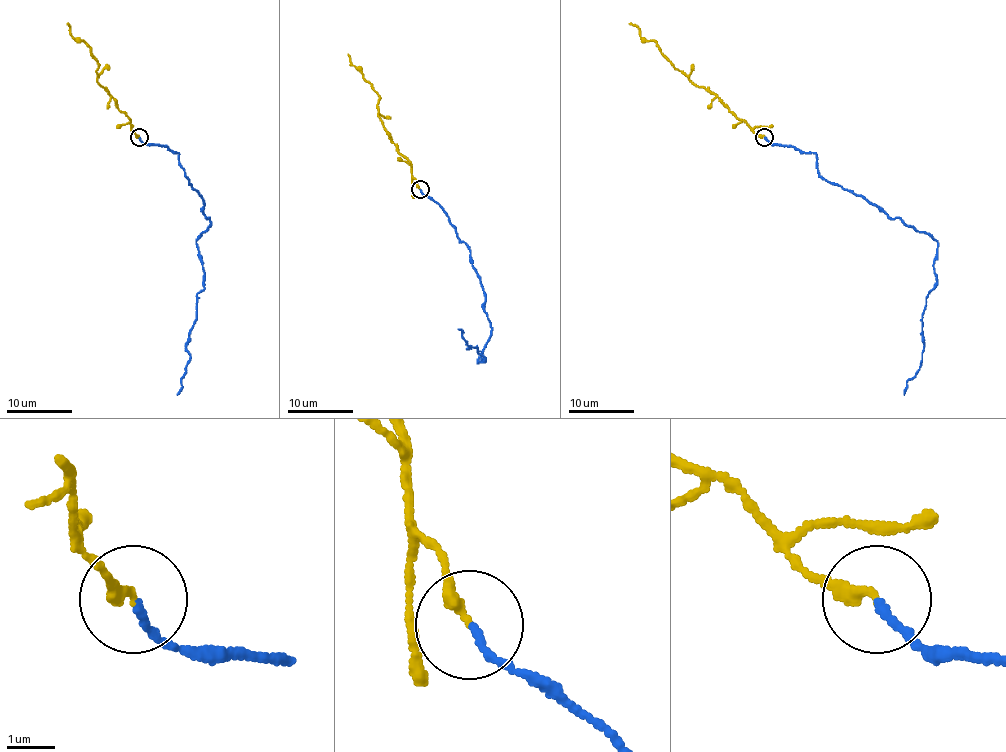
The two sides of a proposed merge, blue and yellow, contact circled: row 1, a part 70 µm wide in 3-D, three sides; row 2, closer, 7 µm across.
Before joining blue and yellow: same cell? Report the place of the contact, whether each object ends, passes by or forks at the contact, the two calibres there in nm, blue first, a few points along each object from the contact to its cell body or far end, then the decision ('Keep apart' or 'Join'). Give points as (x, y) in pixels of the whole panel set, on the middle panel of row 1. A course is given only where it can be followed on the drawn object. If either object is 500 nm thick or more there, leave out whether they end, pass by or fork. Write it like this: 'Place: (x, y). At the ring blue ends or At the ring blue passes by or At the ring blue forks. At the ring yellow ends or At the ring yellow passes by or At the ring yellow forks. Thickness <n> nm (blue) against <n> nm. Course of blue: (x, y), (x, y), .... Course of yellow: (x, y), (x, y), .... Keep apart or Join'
Place: (420, 189). At the ring blue ends. At the ring yellow ends. Thickness 140 nm (blue) against 260 nm. Course of blue: (420, 190), (443, 209), (471, 252), (492, 332), (477, 363), (485, 361), (477, 346), (467, 348), (458, 328). Course of yellow: (420, 190), (412, 175), (410, 162), (389, 139), (378, 116), (379, 95), (351, 64), (348, 54). Join

